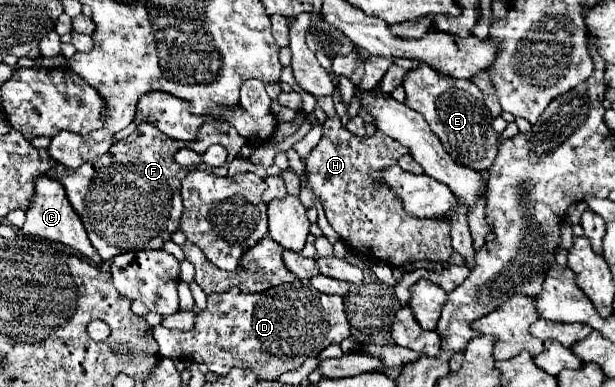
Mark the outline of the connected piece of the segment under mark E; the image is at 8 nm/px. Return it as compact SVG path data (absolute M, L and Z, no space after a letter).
M420 66L406 74L404 90L404 104L426 118L432 132L440 138L446 152L456 162L478 172L492 166L500 148L500 134L492 128L494 118L484 104L480 88L476 88L470 80L456 80L452 76L444 76L432 70L430 66Z

